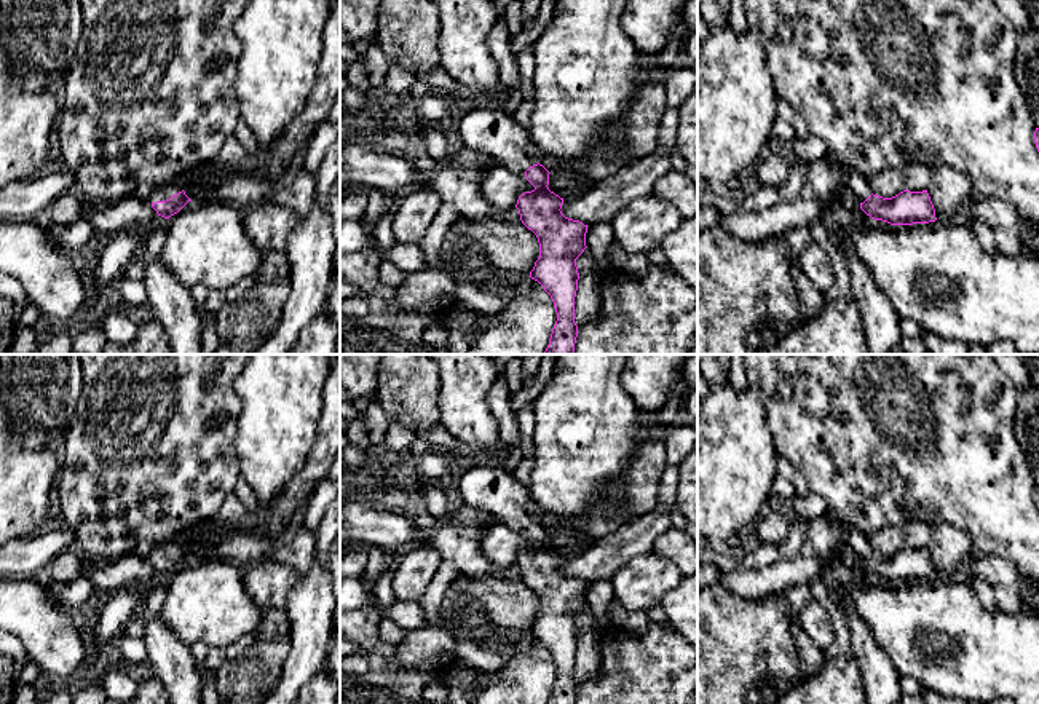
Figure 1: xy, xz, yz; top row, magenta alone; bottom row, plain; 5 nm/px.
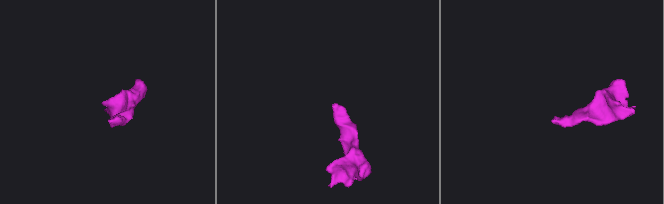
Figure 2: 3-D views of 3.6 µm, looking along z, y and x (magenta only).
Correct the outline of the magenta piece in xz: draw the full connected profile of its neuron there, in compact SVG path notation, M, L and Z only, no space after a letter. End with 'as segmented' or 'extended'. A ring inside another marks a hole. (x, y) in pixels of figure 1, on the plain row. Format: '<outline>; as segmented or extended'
M477 466L458 474L455 500L482 508L493 519L523 532L535 544L519 554L522 581L539 600L539 615L530 635L551 653L557 678L547 704L575 704L575 655L578 648L576 616L584 610L587 583L562 572L563 556L549 548L549 528L533 514L530 490L503 468Z; extended

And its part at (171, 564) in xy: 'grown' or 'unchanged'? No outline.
grown

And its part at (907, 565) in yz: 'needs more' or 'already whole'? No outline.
needs more

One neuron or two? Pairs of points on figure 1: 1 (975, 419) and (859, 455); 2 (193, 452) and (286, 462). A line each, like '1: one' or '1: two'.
1: one
2: two

